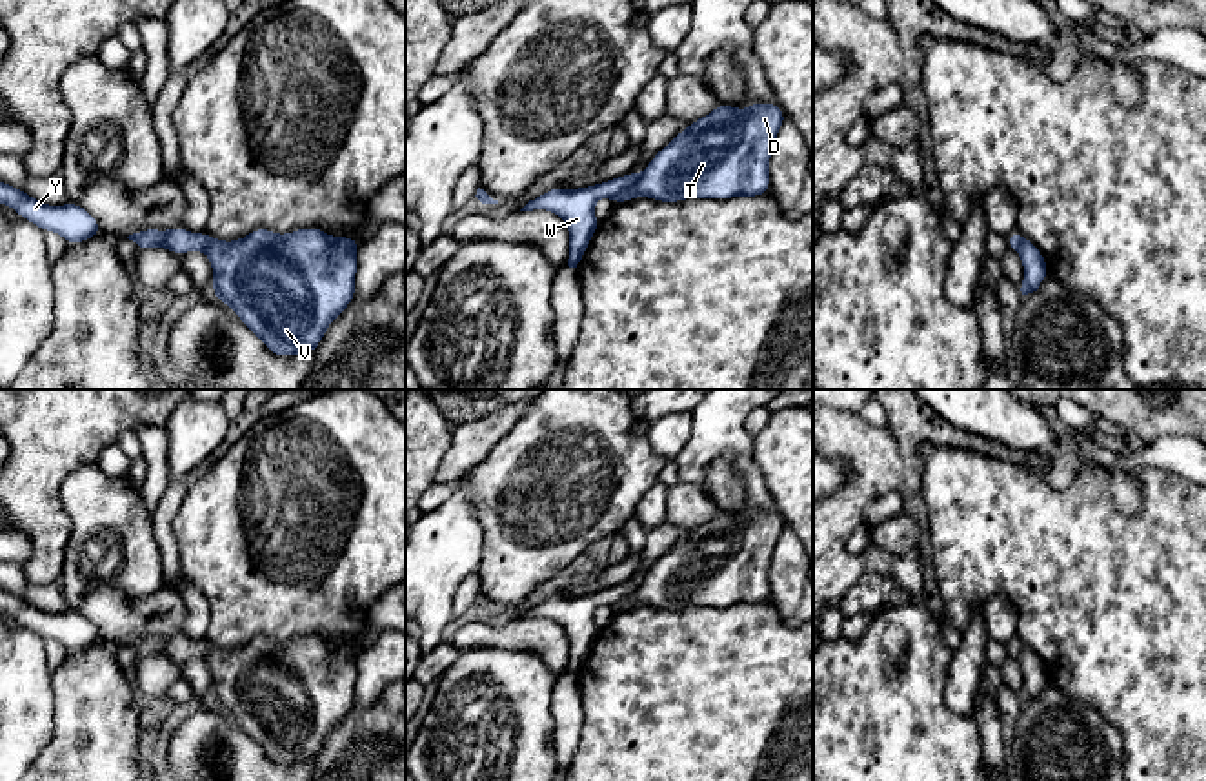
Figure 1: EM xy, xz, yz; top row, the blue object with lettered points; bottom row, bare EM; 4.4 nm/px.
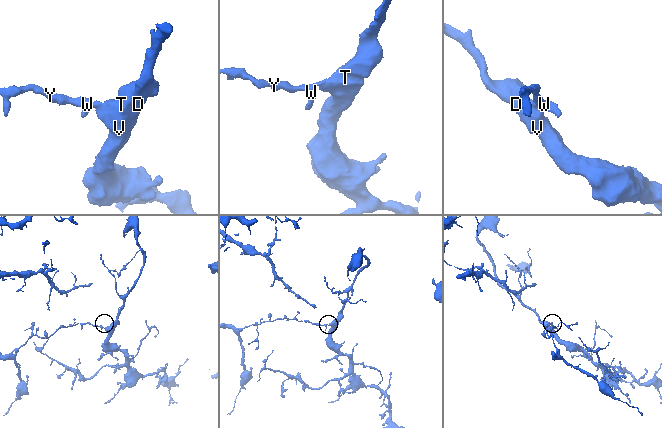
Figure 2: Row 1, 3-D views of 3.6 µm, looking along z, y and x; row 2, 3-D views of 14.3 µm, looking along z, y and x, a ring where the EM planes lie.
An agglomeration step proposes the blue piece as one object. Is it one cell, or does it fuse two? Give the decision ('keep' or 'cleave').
cleave

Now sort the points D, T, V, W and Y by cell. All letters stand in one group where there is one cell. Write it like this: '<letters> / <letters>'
D T V / W Y

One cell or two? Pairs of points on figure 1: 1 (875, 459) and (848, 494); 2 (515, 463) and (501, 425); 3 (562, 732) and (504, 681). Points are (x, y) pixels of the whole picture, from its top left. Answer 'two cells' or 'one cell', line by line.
1: one cell
2: two cells
3: two cells

